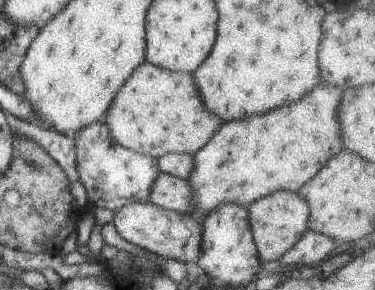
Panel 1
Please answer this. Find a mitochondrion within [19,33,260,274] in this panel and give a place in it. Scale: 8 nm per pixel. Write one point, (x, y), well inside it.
(33, 164)

